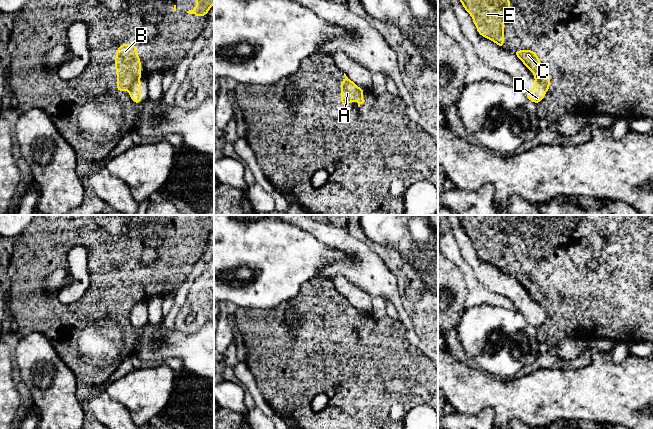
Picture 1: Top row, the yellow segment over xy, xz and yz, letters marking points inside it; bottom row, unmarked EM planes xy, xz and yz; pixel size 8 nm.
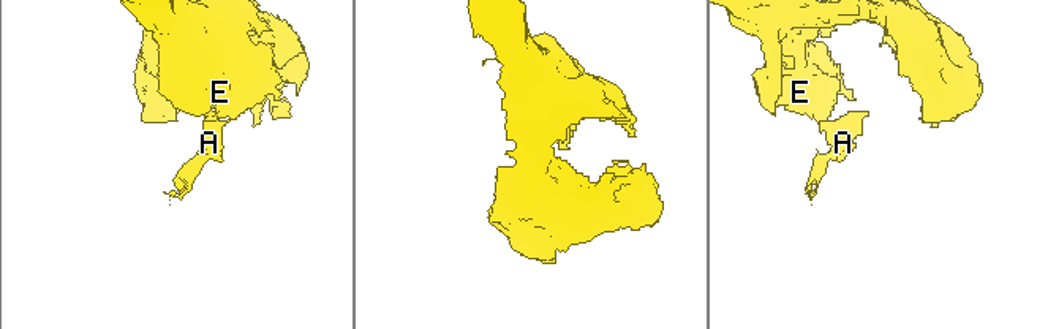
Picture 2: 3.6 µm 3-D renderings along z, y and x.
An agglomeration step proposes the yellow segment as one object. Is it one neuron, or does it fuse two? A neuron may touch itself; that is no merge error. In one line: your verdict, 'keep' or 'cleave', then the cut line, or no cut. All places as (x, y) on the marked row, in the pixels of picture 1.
cleave; cut in yz along (536, 78), (546, 89)

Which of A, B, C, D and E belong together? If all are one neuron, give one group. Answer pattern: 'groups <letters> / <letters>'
groups A B C E / D

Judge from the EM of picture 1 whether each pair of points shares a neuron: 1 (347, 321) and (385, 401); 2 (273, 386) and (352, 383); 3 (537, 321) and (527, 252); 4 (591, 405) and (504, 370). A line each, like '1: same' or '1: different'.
1: same
2: same
3: different
4: different

